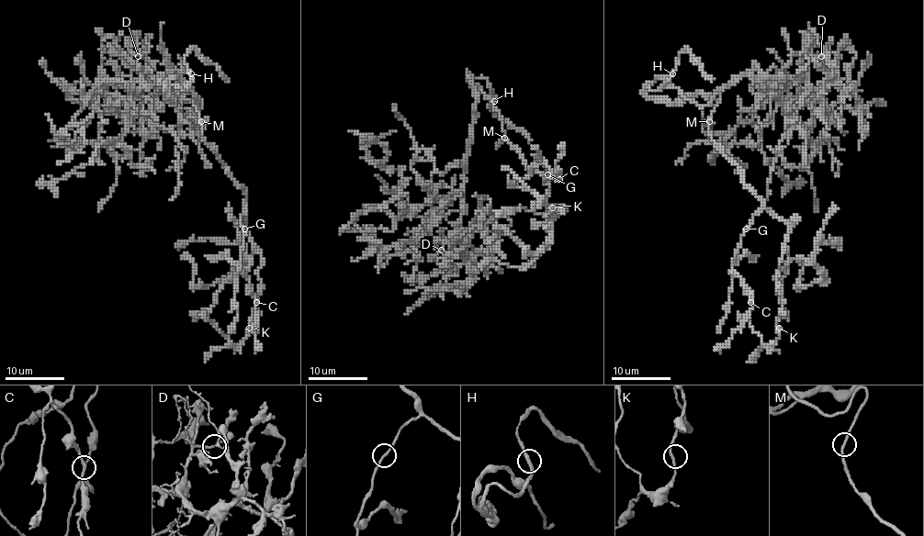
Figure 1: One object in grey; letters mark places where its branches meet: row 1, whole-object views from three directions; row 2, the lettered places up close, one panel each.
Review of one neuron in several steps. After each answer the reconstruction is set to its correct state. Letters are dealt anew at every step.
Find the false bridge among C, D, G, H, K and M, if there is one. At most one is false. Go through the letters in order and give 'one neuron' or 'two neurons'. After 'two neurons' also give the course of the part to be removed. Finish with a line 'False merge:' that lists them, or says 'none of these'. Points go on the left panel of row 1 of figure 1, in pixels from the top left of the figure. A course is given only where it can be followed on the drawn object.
C: one neuron
D: one neuron
G: one neuron
H: one neuron
K: one neuron
M: one neuron
False merge: none of these

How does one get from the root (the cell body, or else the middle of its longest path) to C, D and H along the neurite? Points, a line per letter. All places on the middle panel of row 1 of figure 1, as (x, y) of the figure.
C: (494, 102), (504, 133), (497, 148), (506, 136), (525, 164), (548, 181), (548, 193), (543, 161), (559, 179)
D: (494, 102), (470, 82), (472, 74), (475, 121), (463, 174), (462, 218), (456, 235), (441, 250)
H: (494, 102), (469, 77), (484, 77), (494, 94), (494, 101)

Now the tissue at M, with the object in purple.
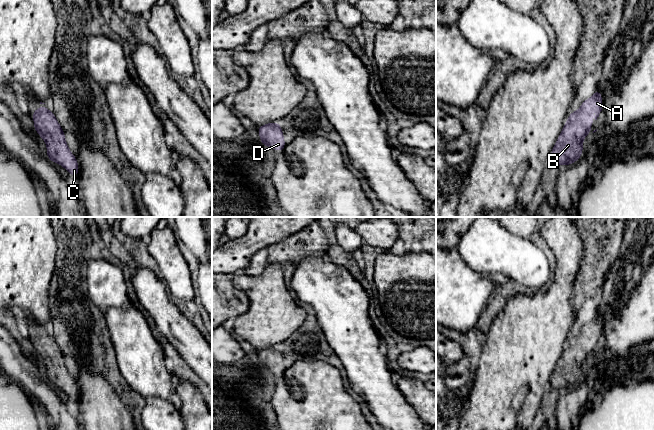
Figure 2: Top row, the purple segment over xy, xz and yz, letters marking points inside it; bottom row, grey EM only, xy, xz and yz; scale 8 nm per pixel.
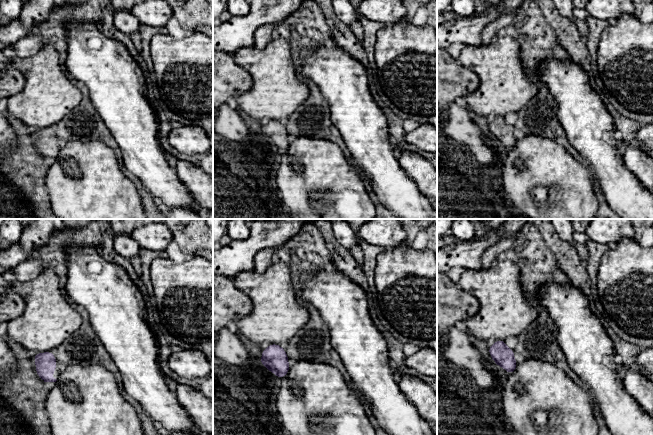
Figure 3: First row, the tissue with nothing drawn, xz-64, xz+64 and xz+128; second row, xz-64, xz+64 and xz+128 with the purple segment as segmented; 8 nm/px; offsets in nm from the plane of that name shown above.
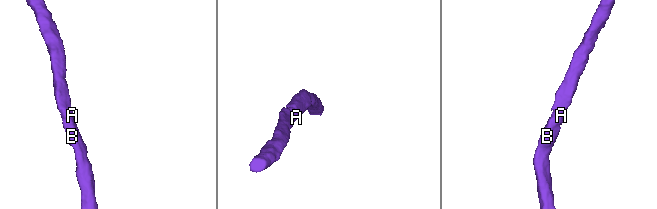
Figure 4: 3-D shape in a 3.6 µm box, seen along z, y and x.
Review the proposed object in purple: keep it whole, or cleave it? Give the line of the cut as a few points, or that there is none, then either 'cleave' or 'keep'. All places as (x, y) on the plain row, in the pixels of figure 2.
no cut | keep

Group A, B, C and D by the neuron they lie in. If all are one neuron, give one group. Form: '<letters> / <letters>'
A B C D

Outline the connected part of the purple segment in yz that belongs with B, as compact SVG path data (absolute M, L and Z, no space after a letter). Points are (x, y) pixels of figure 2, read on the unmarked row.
M597 313L591 322L582 326L580 333L569 338L550 378L550 388L566 390L582 380L583 363L591 358L589 353L593 349L590 337L592 331L597 333L594 339L597 344L602 335L602 318Z

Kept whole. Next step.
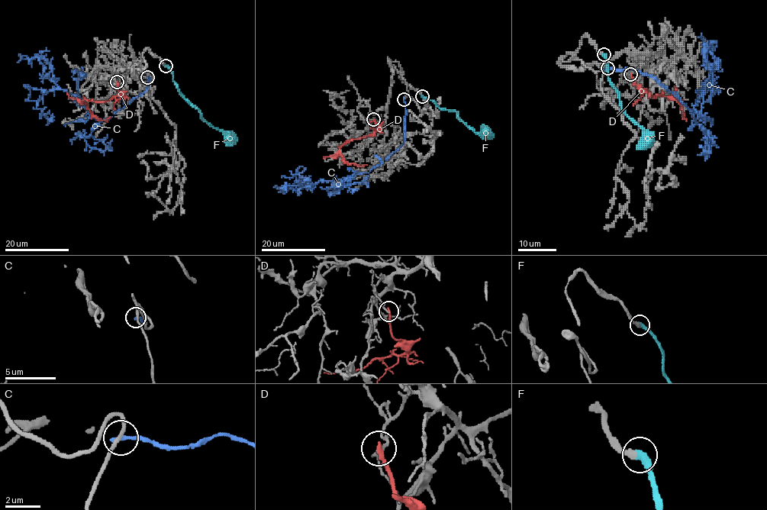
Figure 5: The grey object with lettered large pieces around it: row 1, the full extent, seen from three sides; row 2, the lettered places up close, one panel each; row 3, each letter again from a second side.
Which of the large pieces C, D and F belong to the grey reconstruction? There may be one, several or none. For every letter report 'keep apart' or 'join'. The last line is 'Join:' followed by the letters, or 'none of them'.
C: keep apart
D: keep apart
F: join
Join: F

